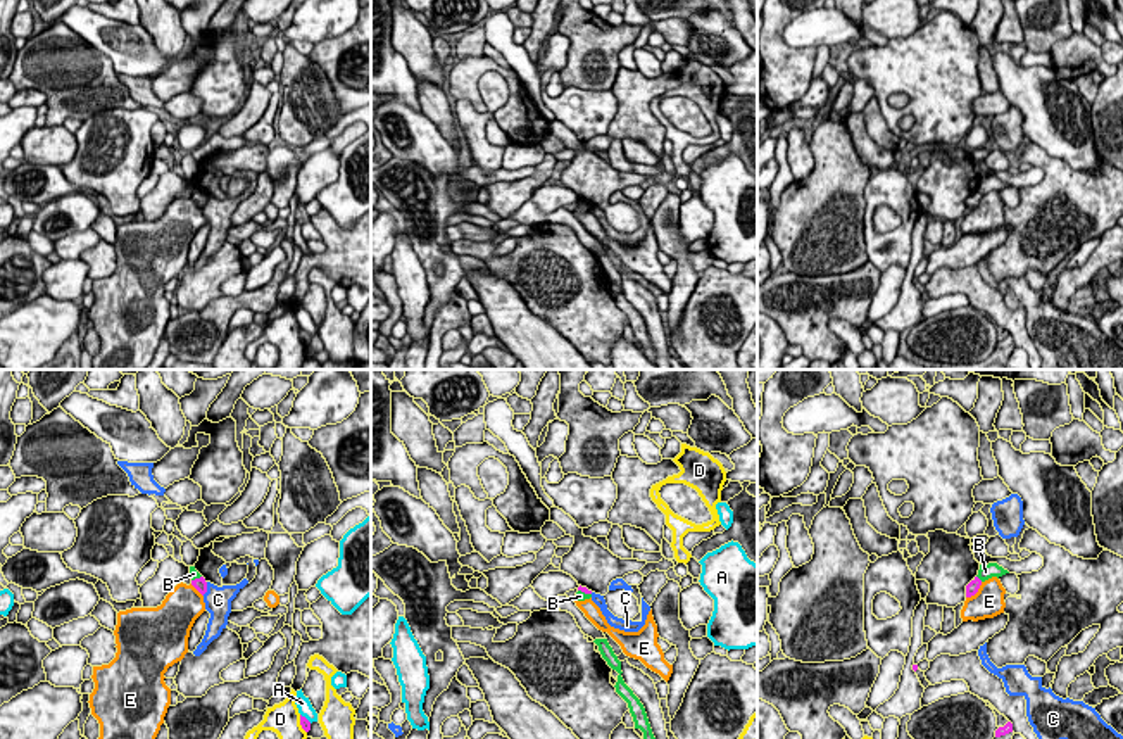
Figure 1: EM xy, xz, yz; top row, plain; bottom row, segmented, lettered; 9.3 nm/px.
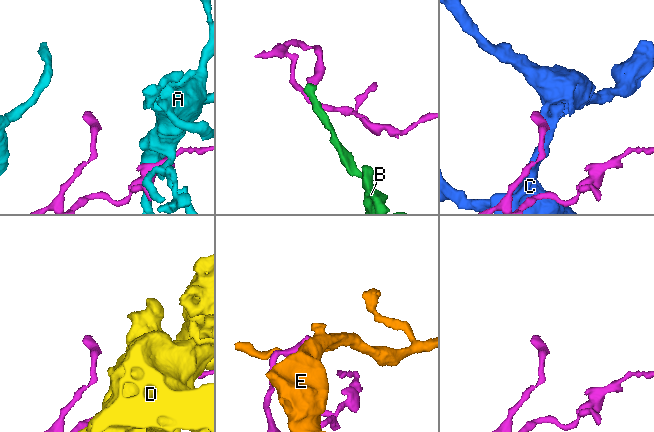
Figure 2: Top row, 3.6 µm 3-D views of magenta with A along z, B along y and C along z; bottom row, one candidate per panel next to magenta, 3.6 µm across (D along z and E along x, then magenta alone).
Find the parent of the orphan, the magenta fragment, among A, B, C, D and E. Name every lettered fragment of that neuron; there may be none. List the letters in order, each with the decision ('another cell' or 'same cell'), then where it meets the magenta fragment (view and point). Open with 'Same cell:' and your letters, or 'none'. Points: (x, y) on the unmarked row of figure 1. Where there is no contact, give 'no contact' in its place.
Same cell: B
A: another cell | xy (304, 330)
B: same cell | yz (978, 192)
C: another cell | xy (206, 202)
D: another cell | xy (301, 337)
E: another cell | yz (975, 206)

